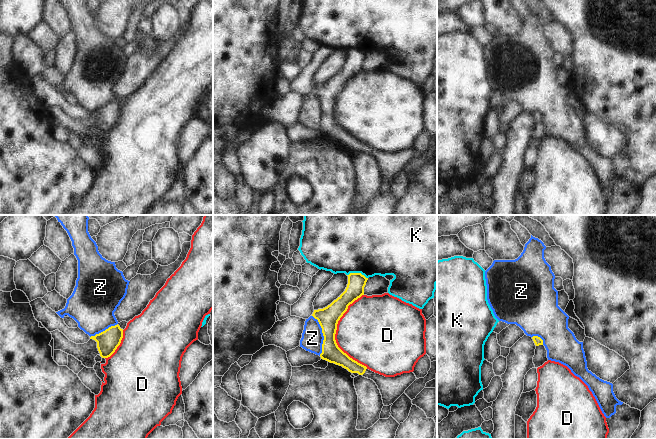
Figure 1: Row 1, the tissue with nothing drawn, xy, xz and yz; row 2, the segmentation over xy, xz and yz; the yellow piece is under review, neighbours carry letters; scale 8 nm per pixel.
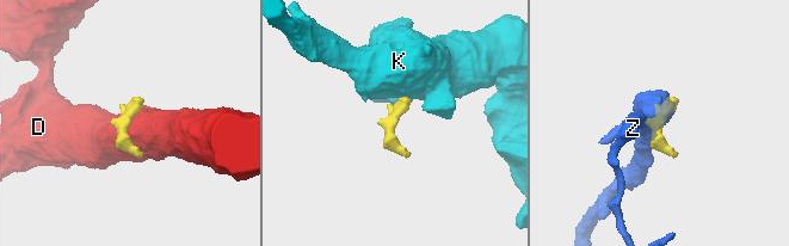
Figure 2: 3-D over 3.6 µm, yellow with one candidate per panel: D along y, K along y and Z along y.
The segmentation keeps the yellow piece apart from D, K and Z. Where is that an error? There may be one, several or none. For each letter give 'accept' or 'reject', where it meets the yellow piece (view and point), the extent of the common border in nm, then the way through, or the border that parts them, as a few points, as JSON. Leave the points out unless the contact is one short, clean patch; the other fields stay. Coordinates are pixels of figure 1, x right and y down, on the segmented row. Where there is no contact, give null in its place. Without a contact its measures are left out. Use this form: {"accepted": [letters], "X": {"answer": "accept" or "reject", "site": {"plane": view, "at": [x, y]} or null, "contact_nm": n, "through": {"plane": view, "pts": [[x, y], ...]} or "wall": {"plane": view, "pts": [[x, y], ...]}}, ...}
{"accepted": [], "D": {"answer": "reject", "site": {"plane": "xz", "at": [335, 333]}, "contact_nm": 600}, "K": {"answer": "reject", "site": {"plane": "xz", "at": [357, 273]}, "contact_nm": 170, "wall": {"plane": "xz", "pts": [[347, 274], [361, 273], [367, 278]]}}, "Z": {"answer": "reject", "site": {"plane": "xz", "at": [323, 335]}, "contact_nm": 340}}

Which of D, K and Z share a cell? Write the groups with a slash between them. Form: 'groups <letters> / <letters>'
groups D / K / Z

